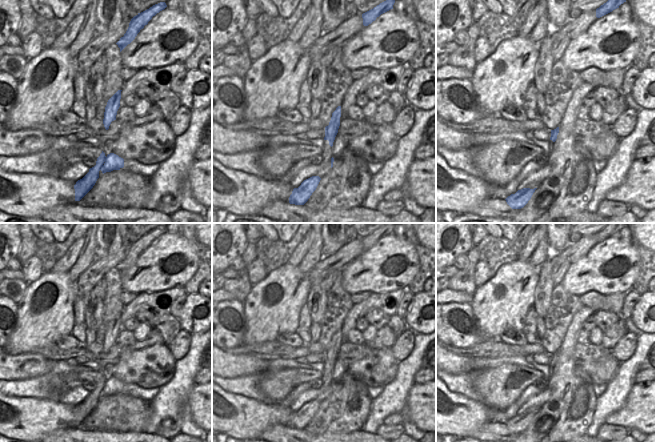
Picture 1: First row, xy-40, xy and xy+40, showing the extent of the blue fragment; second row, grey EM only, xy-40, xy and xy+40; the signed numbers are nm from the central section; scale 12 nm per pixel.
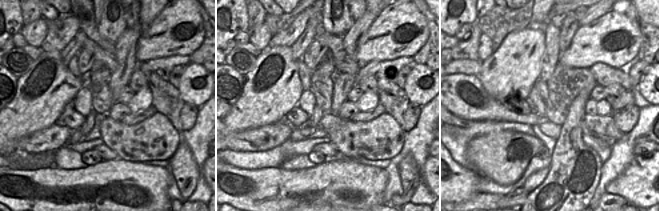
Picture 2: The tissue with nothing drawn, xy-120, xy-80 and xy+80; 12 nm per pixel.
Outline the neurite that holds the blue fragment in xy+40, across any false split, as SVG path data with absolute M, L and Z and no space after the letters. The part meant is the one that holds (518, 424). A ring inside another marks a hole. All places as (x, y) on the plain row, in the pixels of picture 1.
M523 412L521 414L518 414L515 418L511 418L505 424L512 433L521 433L531 423L536 413L537 412Z

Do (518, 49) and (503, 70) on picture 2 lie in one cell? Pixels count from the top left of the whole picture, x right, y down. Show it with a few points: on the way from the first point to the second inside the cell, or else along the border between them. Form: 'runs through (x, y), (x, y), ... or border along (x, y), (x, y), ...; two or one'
runs through (513, 54), (512, 61), (508, 65); one

